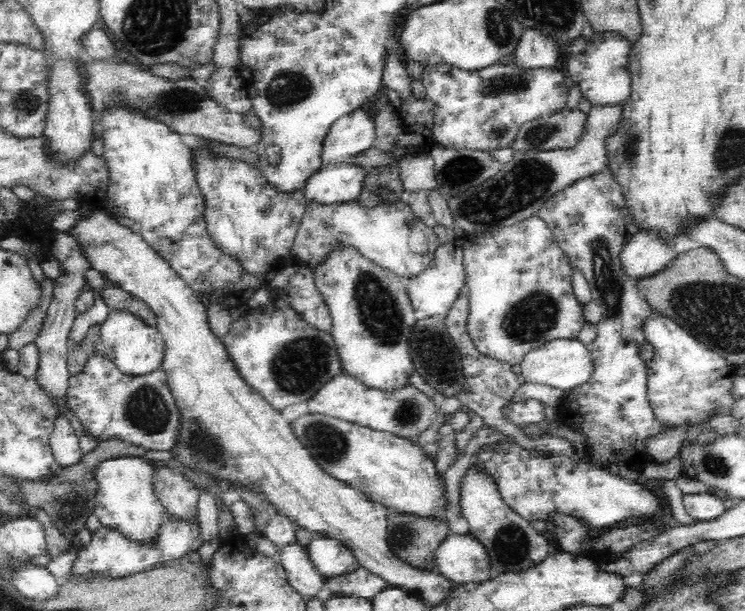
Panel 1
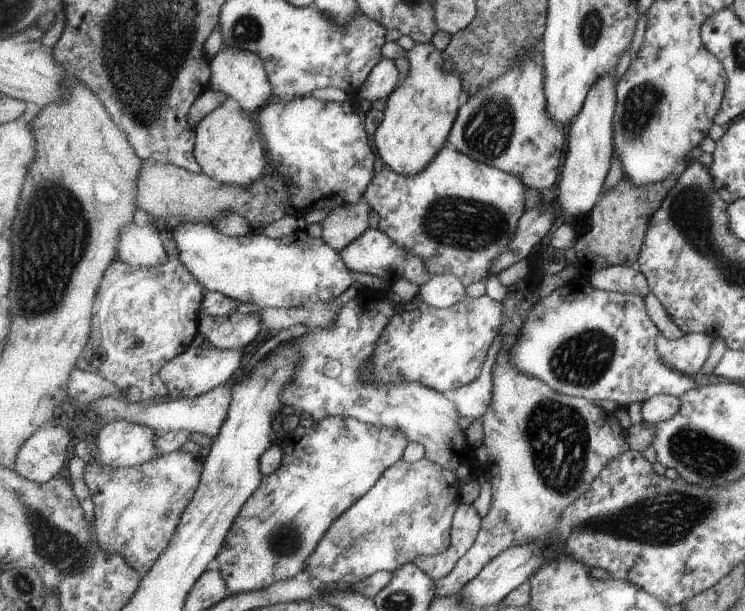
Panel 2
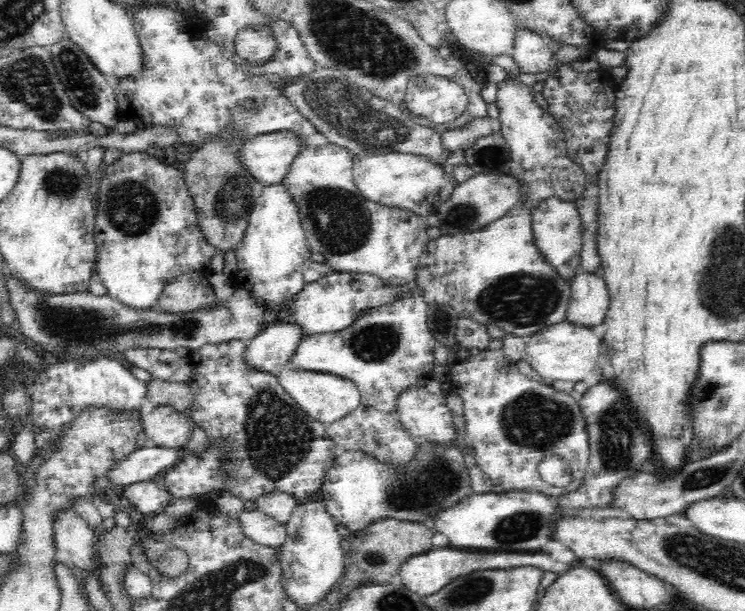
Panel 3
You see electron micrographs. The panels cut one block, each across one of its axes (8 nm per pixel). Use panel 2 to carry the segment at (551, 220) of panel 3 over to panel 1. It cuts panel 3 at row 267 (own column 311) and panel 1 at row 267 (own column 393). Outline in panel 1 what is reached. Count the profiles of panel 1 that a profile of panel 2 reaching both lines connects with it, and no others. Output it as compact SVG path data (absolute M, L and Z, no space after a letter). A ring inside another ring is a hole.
M534 215L512 226L470 235L462 248L469 298L468 333L482 354L515 365L520 364L525 354L540 348L545 342L577 339L585 324L583 303L574 294L570 259L544 220Z

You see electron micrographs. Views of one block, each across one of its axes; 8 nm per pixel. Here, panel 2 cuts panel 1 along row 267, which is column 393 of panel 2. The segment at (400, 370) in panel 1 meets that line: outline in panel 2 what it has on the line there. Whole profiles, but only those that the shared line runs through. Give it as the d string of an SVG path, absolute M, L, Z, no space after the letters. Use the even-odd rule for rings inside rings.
M467 295L461 303L447 309L437 309L415 298L399 309L384 331L376 354L370 357L368 372L384 385L391 380L407 379L446 394L479 379L487 352L500 336L503 322L502 302L496 302L488 295Z

